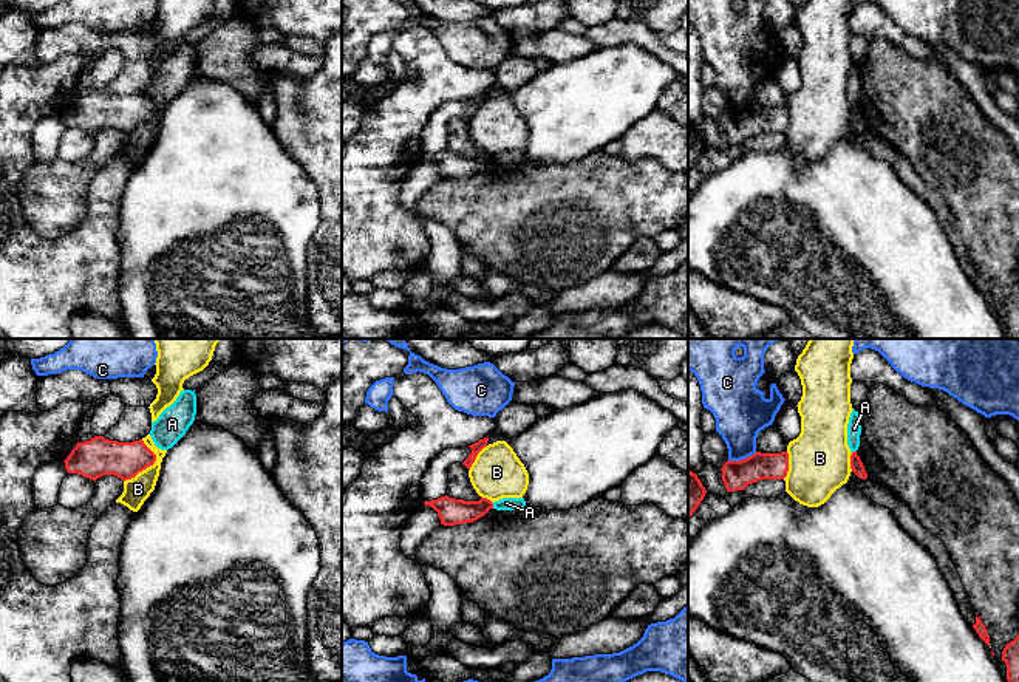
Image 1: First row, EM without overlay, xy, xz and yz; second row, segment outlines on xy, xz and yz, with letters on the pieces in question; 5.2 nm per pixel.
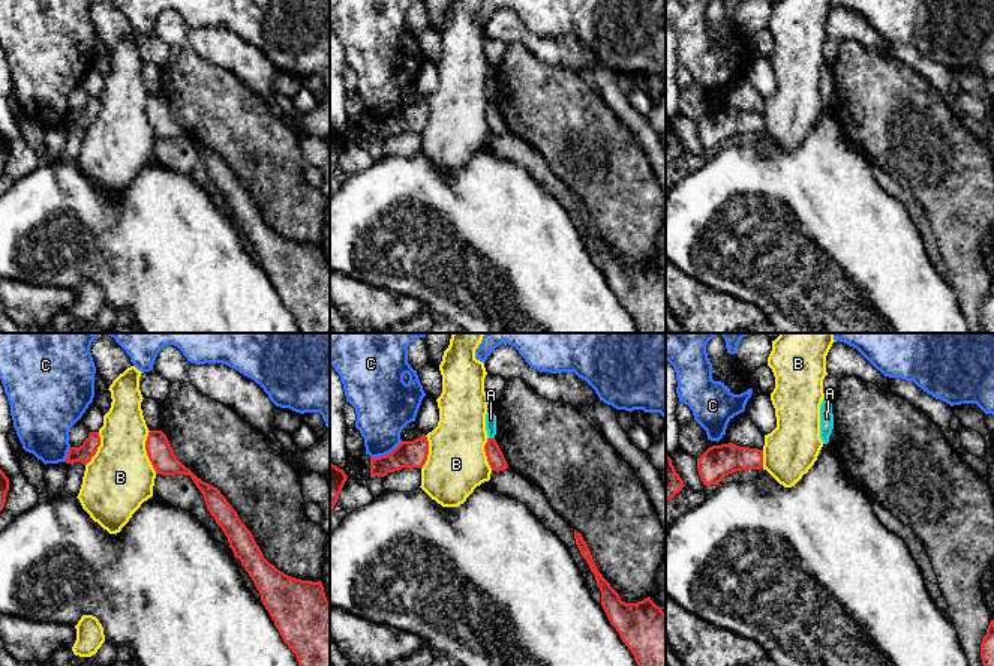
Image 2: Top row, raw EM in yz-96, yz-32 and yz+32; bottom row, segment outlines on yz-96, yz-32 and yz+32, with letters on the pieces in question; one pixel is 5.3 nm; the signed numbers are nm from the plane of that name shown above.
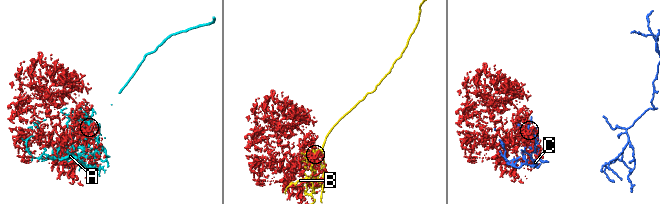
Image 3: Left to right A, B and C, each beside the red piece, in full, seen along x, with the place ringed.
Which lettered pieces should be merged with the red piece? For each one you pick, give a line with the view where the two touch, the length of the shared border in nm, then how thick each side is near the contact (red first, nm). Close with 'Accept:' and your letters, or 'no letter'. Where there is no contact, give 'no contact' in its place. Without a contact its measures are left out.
Accept: no letter

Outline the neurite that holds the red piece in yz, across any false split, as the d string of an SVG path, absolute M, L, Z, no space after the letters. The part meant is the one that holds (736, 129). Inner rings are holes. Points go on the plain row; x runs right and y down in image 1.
M756 105L741 114L727 114L721 124L727 145L744 144L761 133L784 133L789 125L789 107Z

